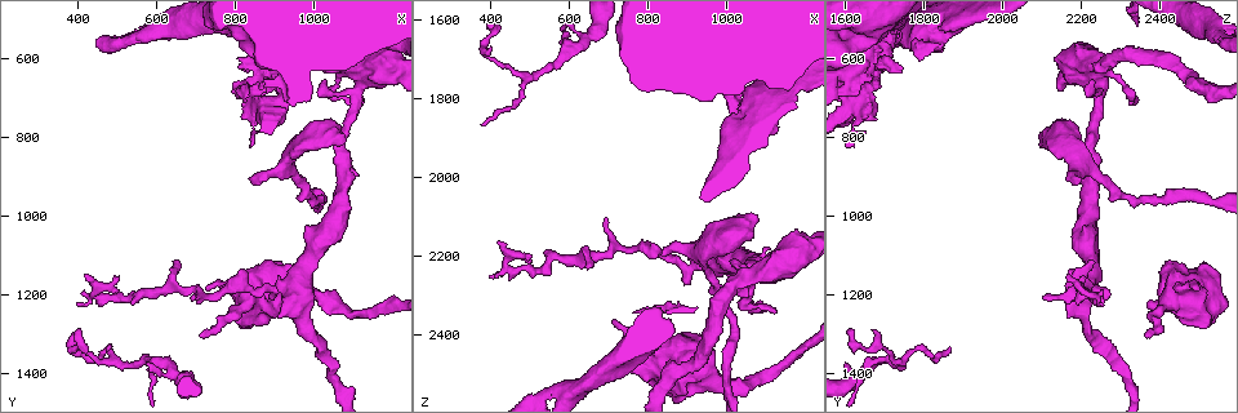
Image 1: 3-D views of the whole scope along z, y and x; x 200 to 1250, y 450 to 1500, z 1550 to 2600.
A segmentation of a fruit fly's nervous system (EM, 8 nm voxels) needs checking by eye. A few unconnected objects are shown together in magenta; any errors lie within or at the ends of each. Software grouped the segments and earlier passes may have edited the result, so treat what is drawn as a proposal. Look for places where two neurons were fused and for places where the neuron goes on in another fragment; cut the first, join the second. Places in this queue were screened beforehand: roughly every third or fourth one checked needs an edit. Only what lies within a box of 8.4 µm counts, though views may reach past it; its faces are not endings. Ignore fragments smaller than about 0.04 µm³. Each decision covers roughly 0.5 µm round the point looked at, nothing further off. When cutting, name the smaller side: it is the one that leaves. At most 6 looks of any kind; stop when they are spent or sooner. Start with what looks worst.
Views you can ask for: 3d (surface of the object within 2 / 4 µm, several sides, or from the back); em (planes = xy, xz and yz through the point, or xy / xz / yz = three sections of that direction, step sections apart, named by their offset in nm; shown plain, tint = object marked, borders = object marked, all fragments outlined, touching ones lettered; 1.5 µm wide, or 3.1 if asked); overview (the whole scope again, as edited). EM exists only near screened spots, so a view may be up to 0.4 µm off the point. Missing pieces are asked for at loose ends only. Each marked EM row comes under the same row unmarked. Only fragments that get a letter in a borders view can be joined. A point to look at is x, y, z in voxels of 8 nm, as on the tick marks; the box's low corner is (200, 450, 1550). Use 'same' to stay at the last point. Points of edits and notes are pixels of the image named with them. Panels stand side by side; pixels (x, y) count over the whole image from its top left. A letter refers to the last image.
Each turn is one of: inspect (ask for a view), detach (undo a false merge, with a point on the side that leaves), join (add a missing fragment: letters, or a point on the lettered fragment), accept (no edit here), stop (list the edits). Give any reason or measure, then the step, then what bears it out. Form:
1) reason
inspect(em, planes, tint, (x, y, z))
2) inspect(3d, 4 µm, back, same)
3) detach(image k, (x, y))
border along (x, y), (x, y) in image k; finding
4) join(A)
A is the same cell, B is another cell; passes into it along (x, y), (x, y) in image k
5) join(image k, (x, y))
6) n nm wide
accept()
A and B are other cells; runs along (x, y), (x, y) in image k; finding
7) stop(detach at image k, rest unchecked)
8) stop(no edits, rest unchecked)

an open end
inspect(em, planes, tint, (705, 1310, 2370))

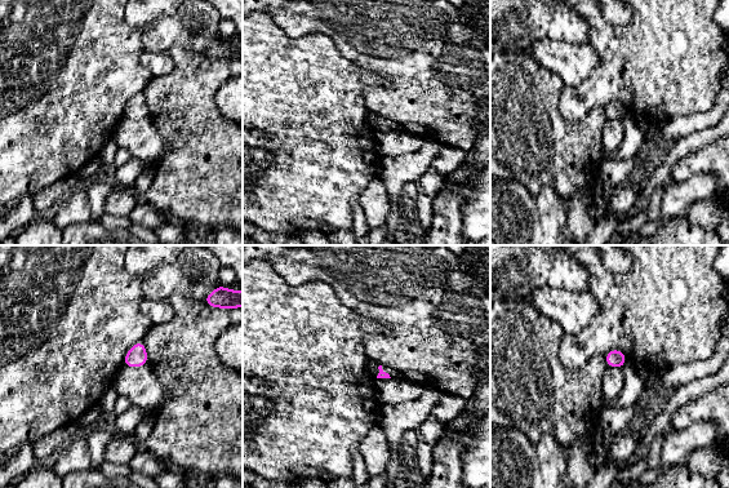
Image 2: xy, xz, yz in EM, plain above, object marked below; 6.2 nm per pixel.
inspect(em, planes, borders, same)

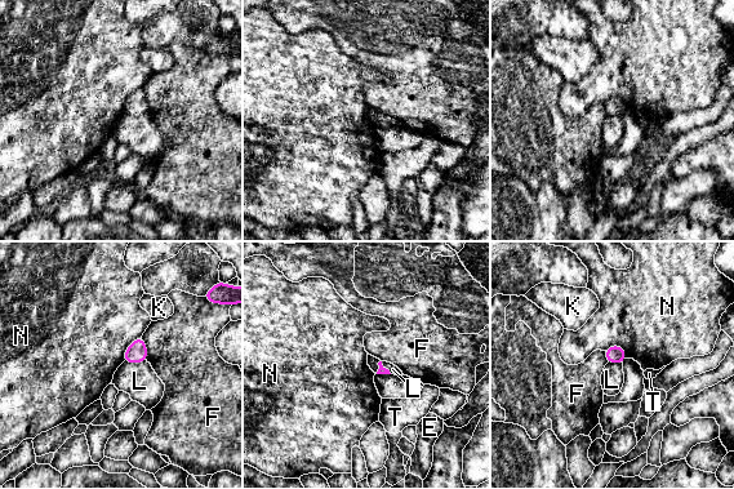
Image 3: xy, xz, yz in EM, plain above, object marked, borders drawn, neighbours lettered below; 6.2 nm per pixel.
accept()
E, F, K, L, N and T are other cells; border along (605, 350), (621, 346), (627, 358) in image 3; none of them fits

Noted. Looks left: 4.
branch stops here
inspect(3d, 4 µm, (1075, 795, 2110))

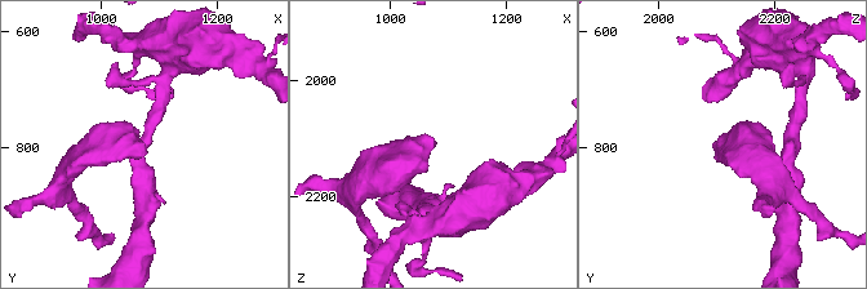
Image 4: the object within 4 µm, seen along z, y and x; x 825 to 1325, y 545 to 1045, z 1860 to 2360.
inspect(em, xy, step 4, tint, (1080, 795, 2100))

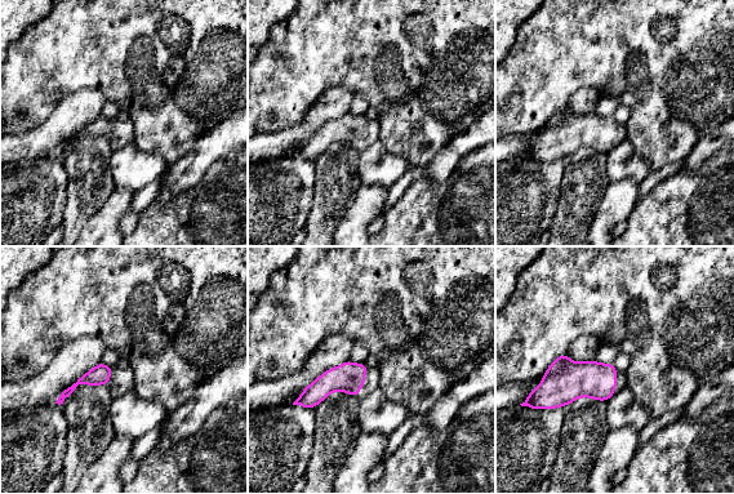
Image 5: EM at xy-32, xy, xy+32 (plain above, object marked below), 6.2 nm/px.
inspect(em, xz, step 4, borders, same)

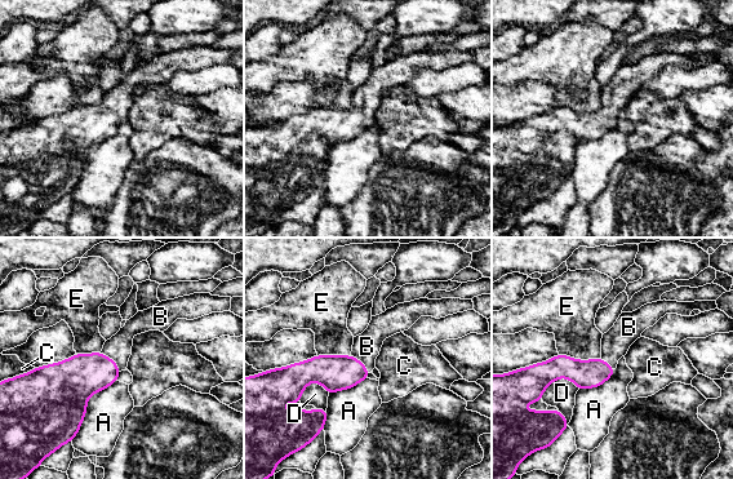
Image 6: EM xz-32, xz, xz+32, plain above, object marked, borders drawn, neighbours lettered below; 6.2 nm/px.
join(B)
B is the same cell, A, C, D and E are other cells; passes into it along (83, 375), (112, 360), (119, 347) in image 6; the neuron continues

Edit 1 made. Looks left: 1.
stop(join at image 6, rest unchecked)

